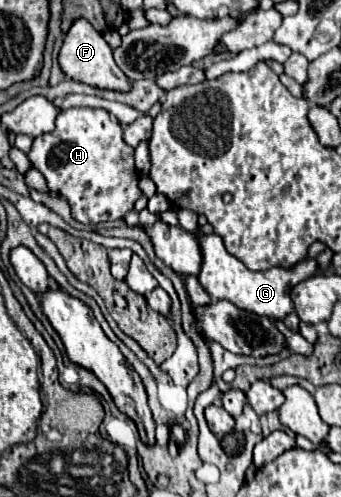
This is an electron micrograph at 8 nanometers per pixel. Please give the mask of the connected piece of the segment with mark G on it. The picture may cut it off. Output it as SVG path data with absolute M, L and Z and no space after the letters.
M178 210L178 220L180 220L180 226L184 230L192 232L200 240L204 260L202 260L202 270L198 274L198 280L200 280L202 288L210 294L212 300L228 300L228 302L236 304L240 310L254 312L258 316L268 316L270 320L284 320L294 310L294 304L292 304L292 298L290 298L292 288L298 282L306 280L308 276L318 272L318 264L312 258L306 260L306 262L300 262L298 266L294 266L290 270L270 268L270 270L264 270L264 272L250 272L250 270L246 270L246 266L242 266L242 262L238 262L238 258L228 254L222 238L218 238L216 234L202 236L202 234L196 232L198 214L194 214L192 210Z

